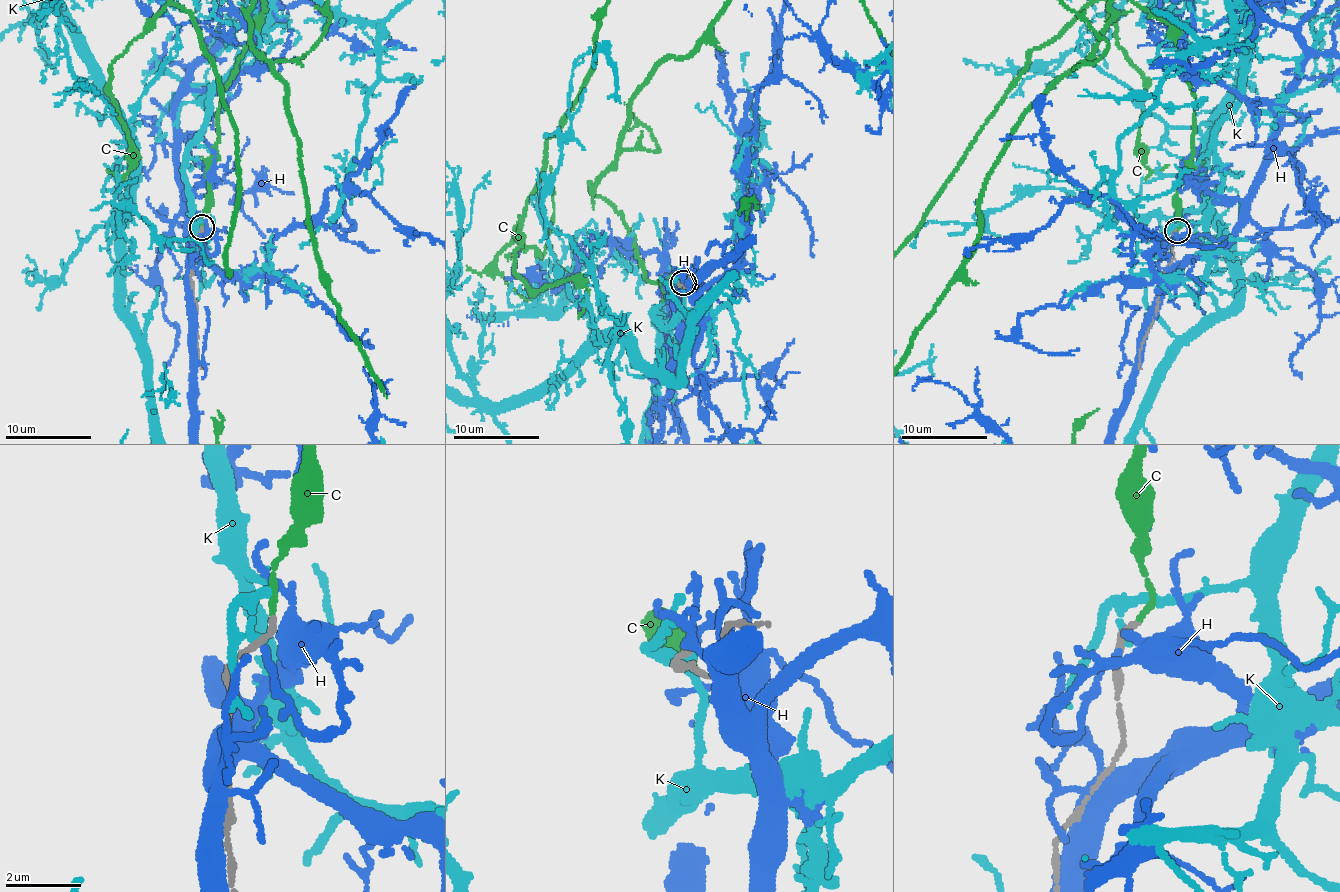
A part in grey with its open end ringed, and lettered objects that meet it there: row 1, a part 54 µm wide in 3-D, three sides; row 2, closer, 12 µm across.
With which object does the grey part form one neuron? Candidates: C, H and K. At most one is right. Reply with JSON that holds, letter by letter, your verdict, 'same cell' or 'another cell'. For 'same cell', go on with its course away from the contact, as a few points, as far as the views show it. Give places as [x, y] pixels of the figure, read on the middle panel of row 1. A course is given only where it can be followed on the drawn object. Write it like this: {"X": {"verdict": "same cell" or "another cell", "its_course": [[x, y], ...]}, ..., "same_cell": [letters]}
{"C": {"verdict": "same cell"}, "H": {"verdict": "another cell"}, "K": {"verdict": "another cell"}, "same_cell": ["C"]}

